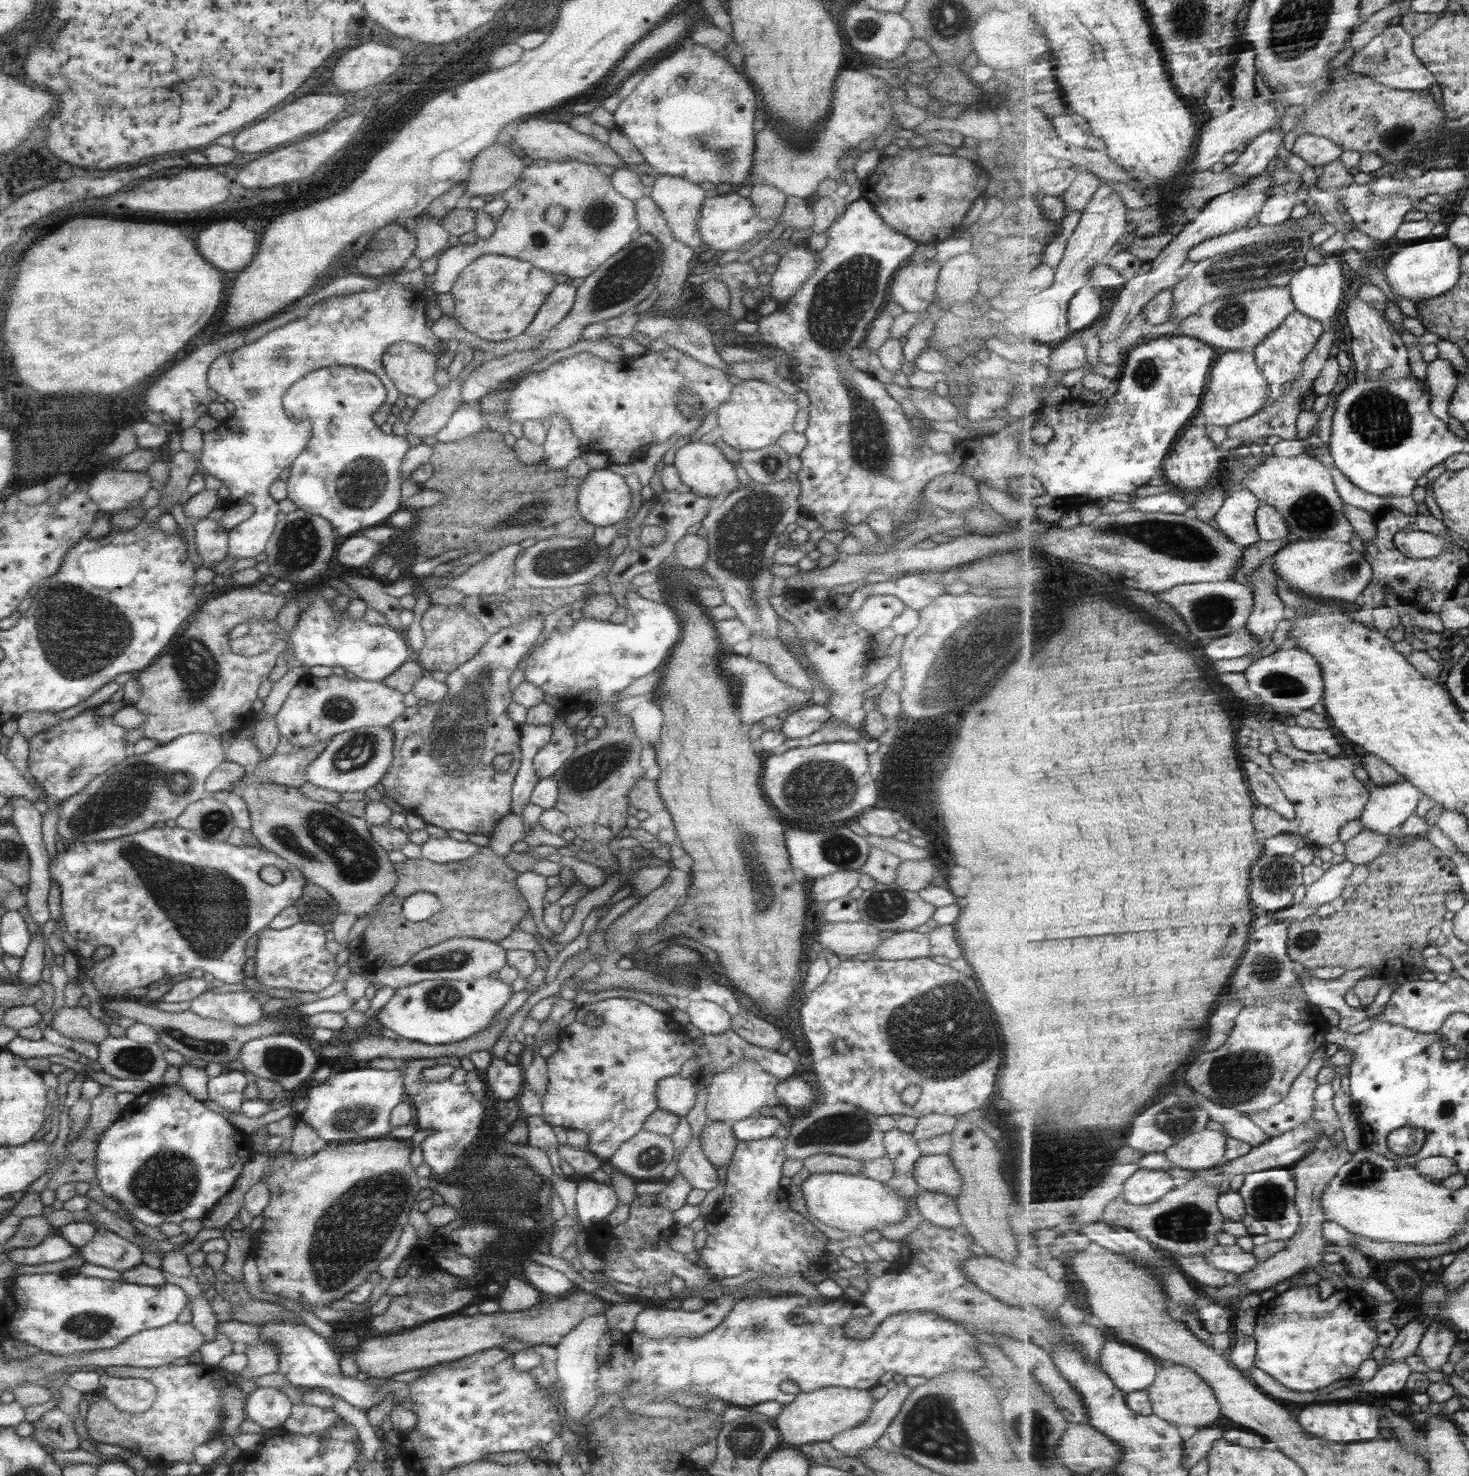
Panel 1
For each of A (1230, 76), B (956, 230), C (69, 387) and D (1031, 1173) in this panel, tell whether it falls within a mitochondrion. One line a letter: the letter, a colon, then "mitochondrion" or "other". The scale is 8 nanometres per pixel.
A: other
B: other
C: mitochondrion
D: mitochondrion

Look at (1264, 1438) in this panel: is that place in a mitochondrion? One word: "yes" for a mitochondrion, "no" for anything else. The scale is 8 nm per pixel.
no

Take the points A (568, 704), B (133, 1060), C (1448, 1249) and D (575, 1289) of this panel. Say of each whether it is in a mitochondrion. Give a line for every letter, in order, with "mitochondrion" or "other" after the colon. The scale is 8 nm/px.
A: other
B: mitochondrion
C: other
D: other

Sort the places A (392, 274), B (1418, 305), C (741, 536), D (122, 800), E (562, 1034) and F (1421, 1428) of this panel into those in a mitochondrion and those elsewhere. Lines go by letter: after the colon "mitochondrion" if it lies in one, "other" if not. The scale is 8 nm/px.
A: other
B: other
C: mitochondrion
D: mitochondrion
E: other
F: other

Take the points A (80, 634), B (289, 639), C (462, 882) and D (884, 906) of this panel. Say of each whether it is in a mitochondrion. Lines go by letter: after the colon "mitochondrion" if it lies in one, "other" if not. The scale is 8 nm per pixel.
A: mitochondrion
B: other
C: other
D: mitochondrion

